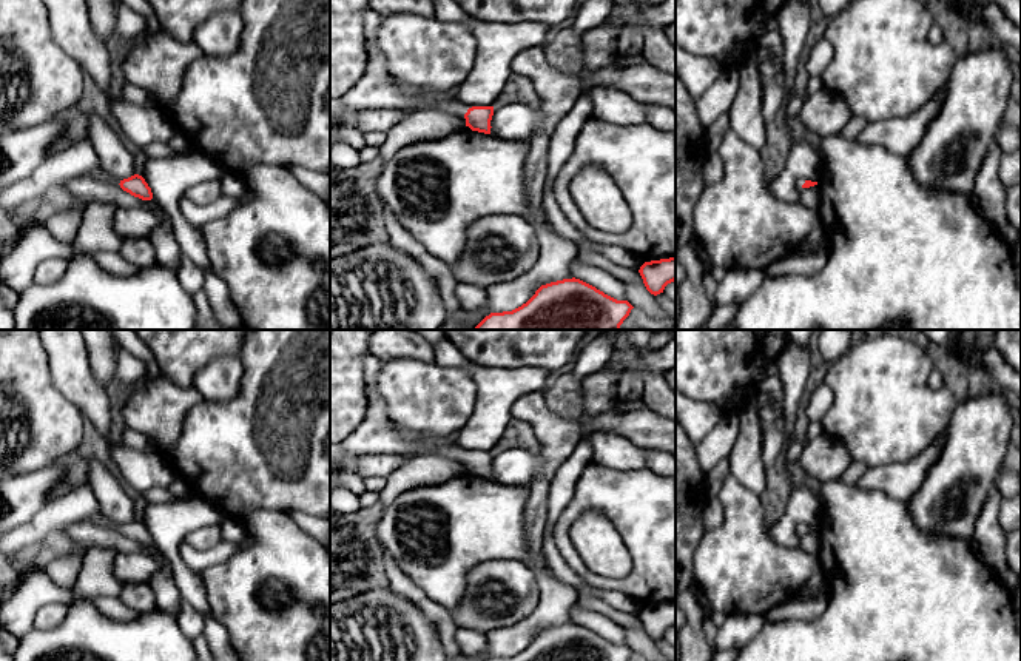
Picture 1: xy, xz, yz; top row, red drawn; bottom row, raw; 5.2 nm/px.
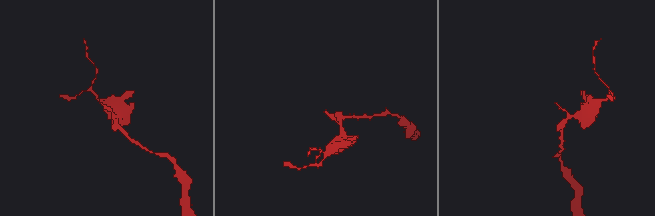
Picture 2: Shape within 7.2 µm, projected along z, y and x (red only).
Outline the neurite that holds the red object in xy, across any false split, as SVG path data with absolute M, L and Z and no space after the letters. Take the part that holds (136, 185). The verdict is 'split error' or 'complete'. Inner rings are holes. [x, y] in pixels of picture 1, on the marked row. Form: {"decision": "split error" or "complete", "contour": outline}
{"decision": "split error", "contour": "M100 165L94 169L83 174L86 177L93 177L96 180L110 183L110 185L119 185L123 191L130 193L134 197L139 197L142 200L151 200L153 193L145 179L139 174L134 174L128 179L119 180L113 176L110 176Z"}

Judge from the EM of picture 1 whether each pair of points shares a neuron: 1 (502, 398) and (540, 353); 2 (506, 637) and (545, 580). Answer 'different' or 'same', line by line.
1: different
2: same

